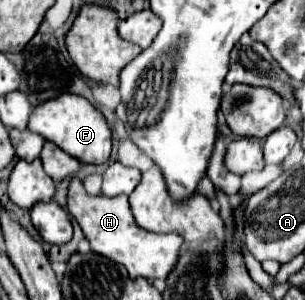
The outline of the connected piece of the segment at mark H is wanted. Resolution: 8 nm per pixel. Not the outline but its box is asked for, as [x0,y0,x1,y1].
[68,177,182,279]

